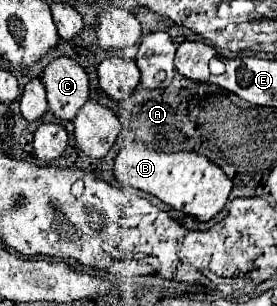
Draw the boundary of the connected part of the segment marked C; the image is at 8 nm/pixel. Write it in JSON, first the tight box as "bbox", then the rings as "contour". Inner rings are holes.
{"bbox":[42,55,88,121],"contour":[[[62,55],[44,67],[42,75],[50,111],[62,119],[72,121],[76,111],[88,99],[88,73],[72,57]]]}

